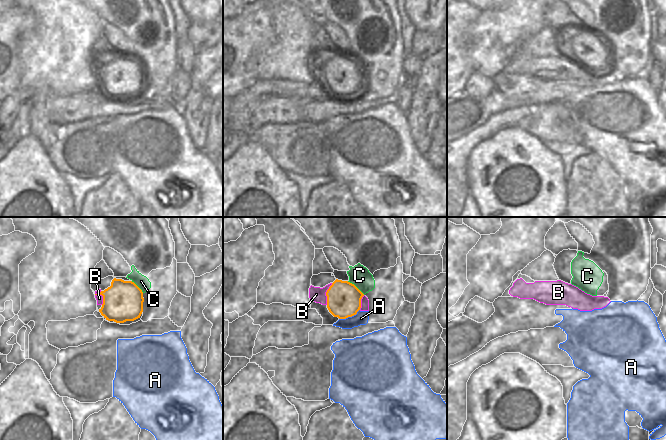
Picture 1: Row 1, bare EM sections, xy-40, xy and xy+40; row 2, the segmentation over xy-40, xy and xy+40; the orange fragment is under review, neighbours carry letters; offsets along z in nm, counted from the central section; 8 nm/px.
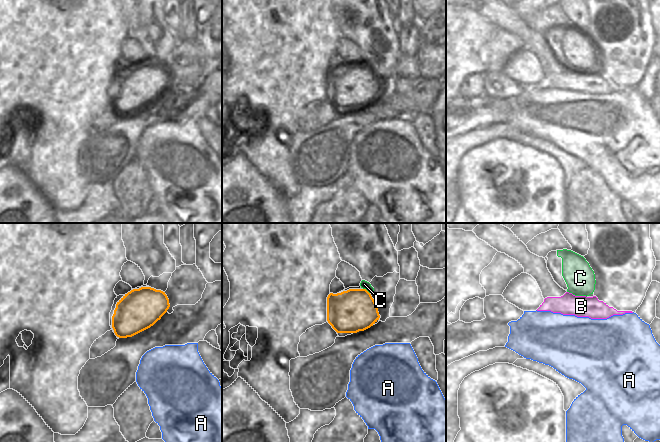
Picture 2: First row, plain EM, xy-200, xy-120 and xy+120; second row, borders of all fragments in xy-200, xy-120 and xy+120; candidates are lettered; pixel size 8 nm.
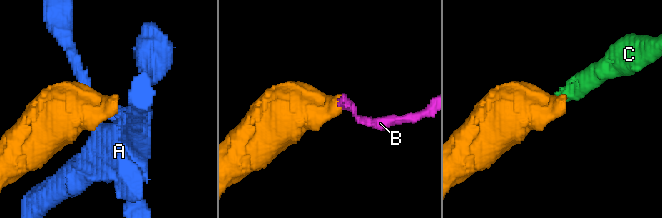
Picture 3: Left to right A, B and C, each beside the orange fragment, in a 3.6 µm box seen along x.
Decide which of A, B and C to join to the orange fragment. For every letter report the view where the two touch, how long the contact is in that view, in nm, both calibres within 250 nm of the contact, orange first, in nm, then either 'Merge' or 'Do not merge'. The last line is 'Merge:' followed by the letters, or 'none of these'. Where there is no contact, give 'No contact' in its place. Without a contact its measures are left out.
A: Touches orange in xy. Shared border 190 nm. Thickness 280 nm (orange) against 110 nm. Do not merge
B: Touches orange in xy-40. Shared border 110 nm. Thickness 320 nm (orange) against 60 nm. Do not merge
C: Touches orange in xy. Shared border 180 nm. Thickness 280 nm (orange) against 160 nm. Merge
Merge: C.

